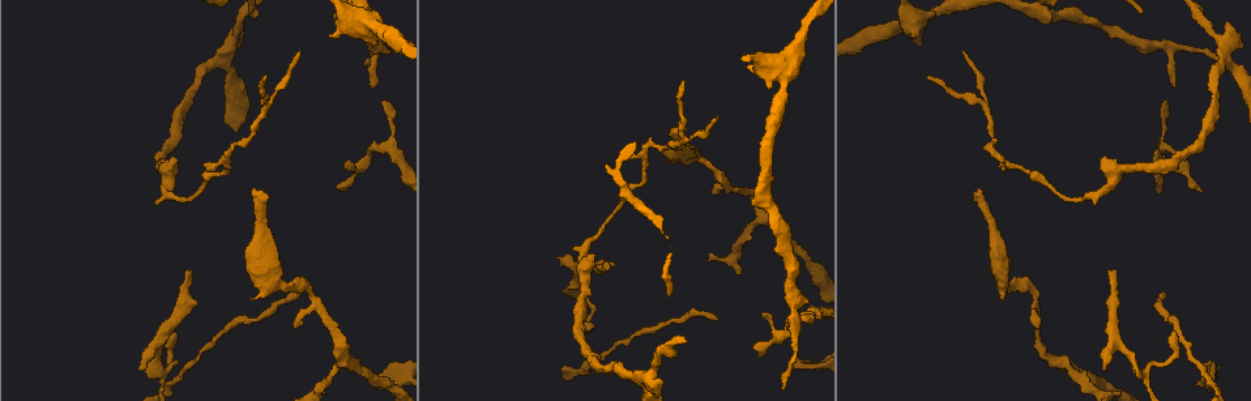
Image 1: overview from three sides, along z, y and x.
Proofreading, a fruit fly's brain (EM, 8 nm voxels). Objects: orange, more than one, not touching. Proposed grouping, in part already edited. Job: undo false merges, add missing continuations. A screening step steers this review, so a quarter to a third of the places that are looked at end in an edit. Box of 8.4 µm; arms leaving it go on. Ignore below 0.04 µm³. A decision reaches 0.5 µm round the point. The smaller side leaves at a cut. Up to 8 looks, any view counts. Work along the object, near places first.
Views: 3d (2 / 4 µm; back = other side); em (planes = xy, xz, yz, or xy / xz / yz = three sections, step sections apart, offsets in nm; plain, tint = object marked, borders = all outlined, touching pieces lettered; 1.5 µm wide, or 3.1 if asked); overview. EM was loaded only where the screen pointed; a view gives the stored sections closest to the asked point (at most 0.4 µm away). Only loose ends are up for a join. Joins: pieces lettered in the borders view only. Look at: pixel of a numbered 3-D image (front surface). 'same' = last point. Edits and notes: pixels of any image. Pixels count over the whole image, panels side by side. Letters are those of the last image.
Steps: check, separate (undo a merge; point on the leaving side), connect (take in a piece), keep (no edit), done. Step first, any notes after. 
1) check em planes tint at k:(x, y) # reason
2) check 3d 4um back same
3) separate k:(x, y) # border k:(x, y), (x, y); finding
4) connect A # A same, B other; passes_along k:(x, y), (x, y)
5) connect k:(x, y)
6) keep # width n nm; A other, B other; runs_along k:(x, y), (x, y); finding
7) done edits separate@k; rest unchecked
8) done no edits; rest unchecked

check 3d 2um at 1:(1115, 270) # branch stops here

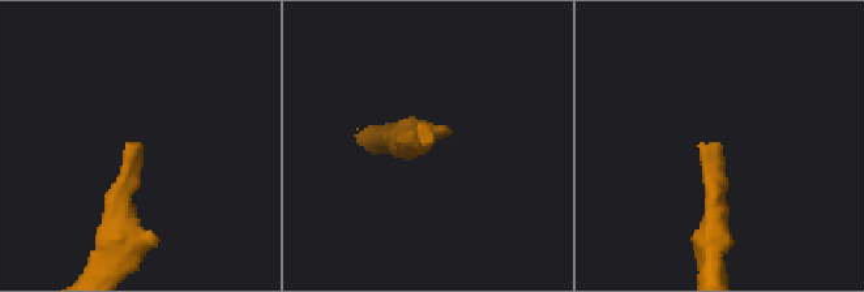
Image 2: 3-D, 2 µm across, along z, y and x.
check em planes borders at 2:(431, 134) # shape alone is not enough

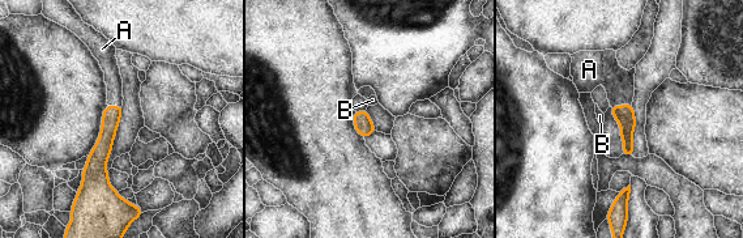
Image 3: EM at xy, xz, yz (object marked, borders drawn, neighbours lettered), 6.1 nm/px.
connect A # A same, B other; passes_along 3:(624, 115), (620, 106), (603, 69); it goes on there

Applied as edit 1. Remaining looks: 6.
check em planes plain at 1:(1104, 370) # branch stops here

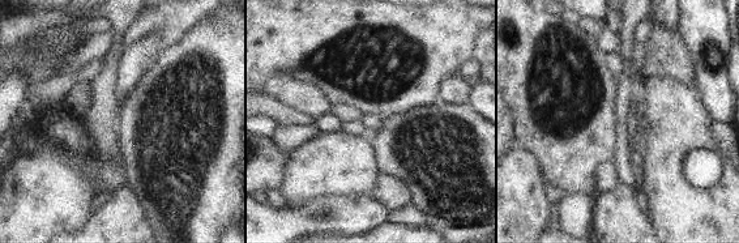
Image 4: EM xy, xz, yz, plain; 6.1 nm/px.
check em planes borders same

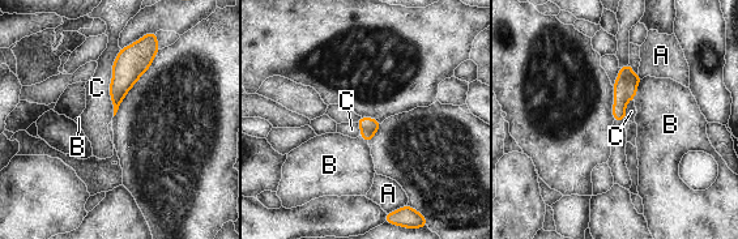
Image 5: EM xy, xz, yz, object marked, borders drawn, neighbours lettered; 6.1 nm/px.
keep # A other, B other, C other; no lettered piece goes on from it

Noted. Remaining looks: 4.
check 3d 4um back at 1:(1174, 334) # free end

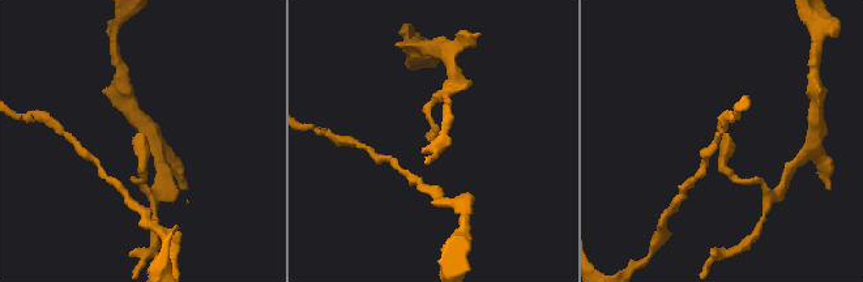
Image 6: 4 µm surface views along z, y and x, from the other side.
check em xz step 4 tint at 6:(428, 140)

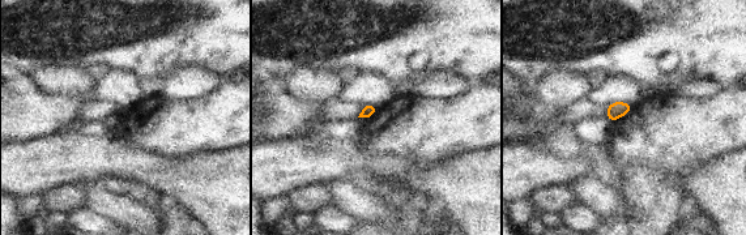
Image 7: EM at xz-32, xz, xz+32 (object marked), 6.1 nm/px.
check em planes borders same

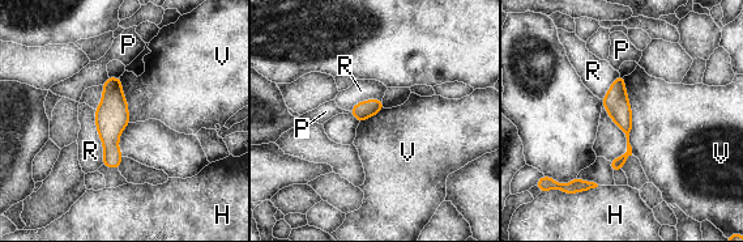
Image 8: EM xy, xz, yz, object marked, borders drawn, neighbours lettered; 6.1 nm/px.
keep # width 150 nm; longest_contact V 480 nm; H other, P other, R other, V other; no lettered piece goes on from it

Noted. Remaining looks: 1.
done edits connect@3; rest unchecked

